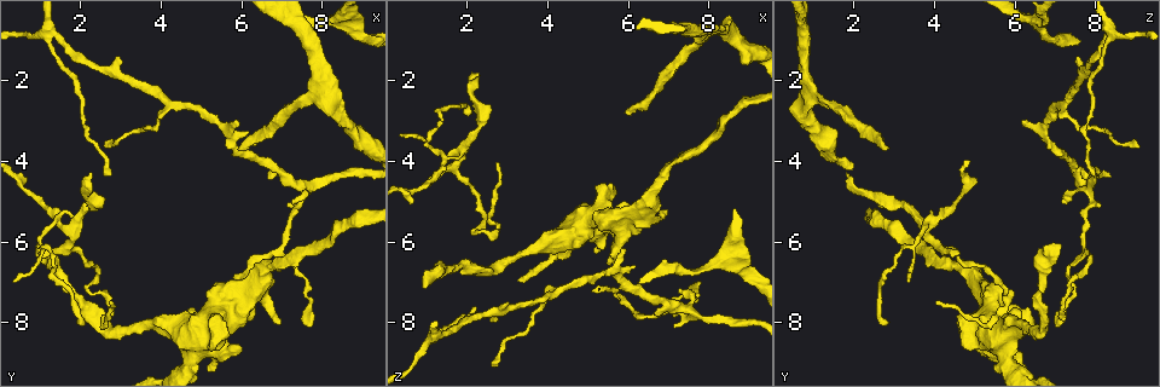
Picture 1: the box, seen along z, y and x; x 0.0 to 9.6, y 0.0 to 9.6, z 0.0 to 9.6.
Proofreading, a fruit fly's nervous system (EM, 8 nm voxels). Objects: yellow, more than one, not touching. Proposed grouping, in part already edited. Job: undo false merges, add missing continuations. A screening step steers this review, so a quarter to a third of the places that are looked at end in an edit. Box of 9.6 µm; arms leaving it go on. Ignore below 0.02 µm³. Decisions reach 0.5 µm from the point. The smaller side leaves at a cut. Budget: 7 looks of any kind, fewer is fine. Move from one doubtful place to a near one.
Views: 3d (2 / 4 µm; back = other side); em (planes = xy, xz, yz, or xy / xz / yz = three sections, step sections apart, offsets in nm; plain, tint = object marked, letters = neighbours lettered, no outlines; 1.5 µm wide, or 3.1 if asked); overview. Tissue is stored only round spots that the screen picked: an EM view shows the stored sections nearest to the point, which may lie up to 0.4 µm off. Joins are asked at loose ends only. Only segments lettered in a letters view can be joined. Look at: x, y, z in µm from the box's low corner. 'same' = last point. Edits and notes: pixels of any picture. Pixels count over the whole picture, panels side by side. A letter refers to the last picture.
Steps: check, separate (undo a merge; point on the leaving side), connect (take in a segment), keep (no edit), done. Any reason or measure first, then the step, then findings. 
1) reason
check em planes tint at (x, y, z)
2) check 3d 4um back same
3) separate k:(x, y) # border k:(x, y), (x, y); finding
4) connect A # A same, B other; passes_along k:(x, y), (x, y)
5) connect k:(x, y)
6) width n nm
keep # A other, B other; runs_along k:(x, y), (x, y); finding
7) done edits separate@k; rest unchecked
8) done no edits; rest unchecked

free end
check em planes letters at (2.80, 4.30, 7.95)

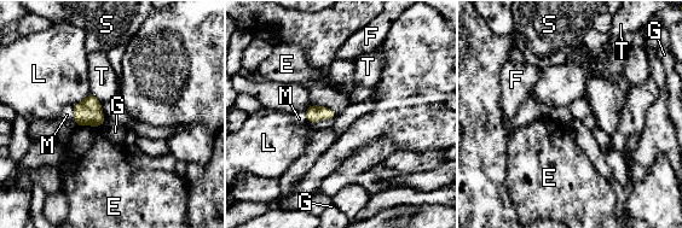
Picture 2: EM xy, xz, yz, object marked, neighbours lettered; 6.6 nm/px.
width 100 nm
keep # E other, F other, G other, L other, M other, S other, T other; border 2:(105, 120), (102, 126); no lettered segment goes on from it

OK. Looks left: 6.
sharp bend
check em yz step 4 tint at (2.30, 7.20, 5.70)

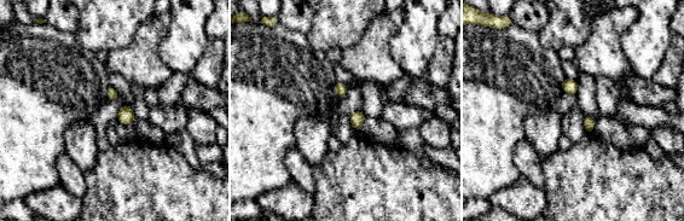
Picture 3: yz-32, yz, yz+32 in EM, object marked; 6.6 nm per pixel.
cut it another way
check em planes letters same

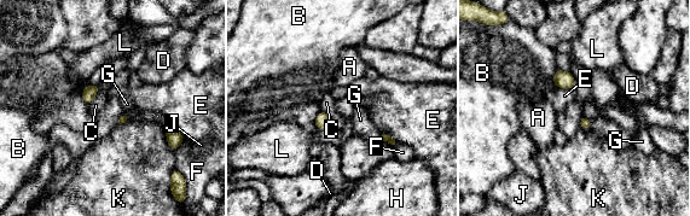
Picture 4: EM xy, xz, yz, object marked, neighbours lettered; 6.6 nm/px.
width 70 nm
keep # A other, B other, C other, D other, E other, F other, G other, H other, J other, K other, L other; border 4:(94, 97), (88, 105); one neuron here

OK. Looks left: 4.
long arm stops here
check em xy step 8 tint at (6.00, 3.75, 2.80)

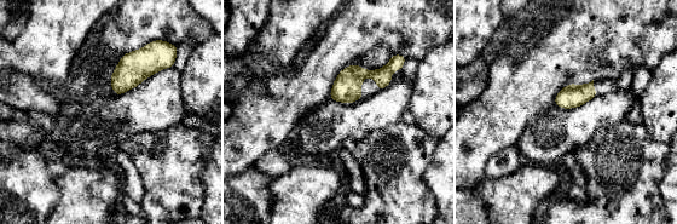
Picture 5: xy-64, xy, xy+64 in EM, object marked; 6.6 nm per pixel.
cut it another way
check em planes letters same

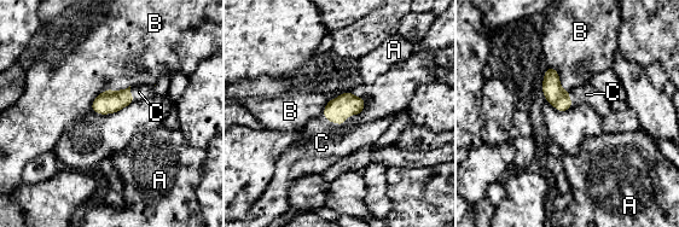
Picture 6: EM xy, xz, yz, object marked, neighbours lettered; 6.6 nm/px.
connect C # A other, B other, C same; passes_along 6:(337, 110), (340, 123), (321, 143); the neuron continues

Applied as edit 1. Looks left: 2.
done edits connect@6; rest unchecked

